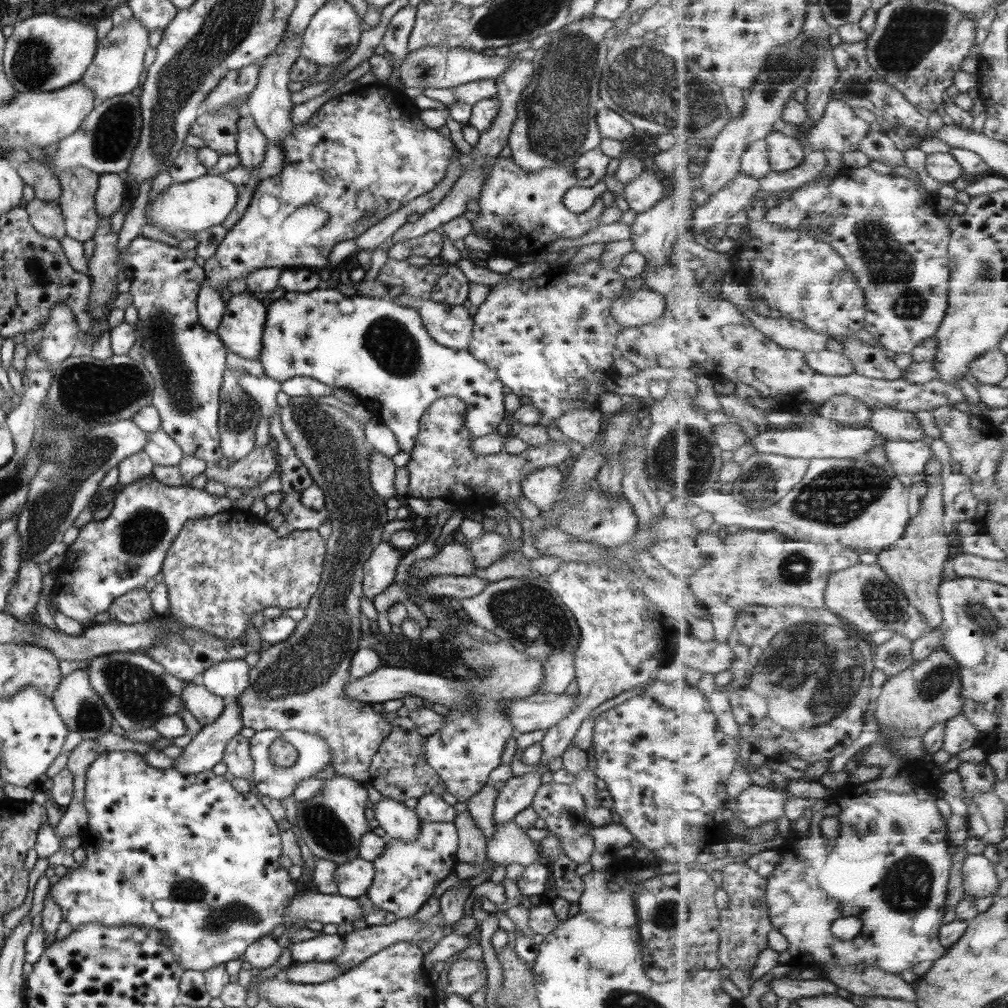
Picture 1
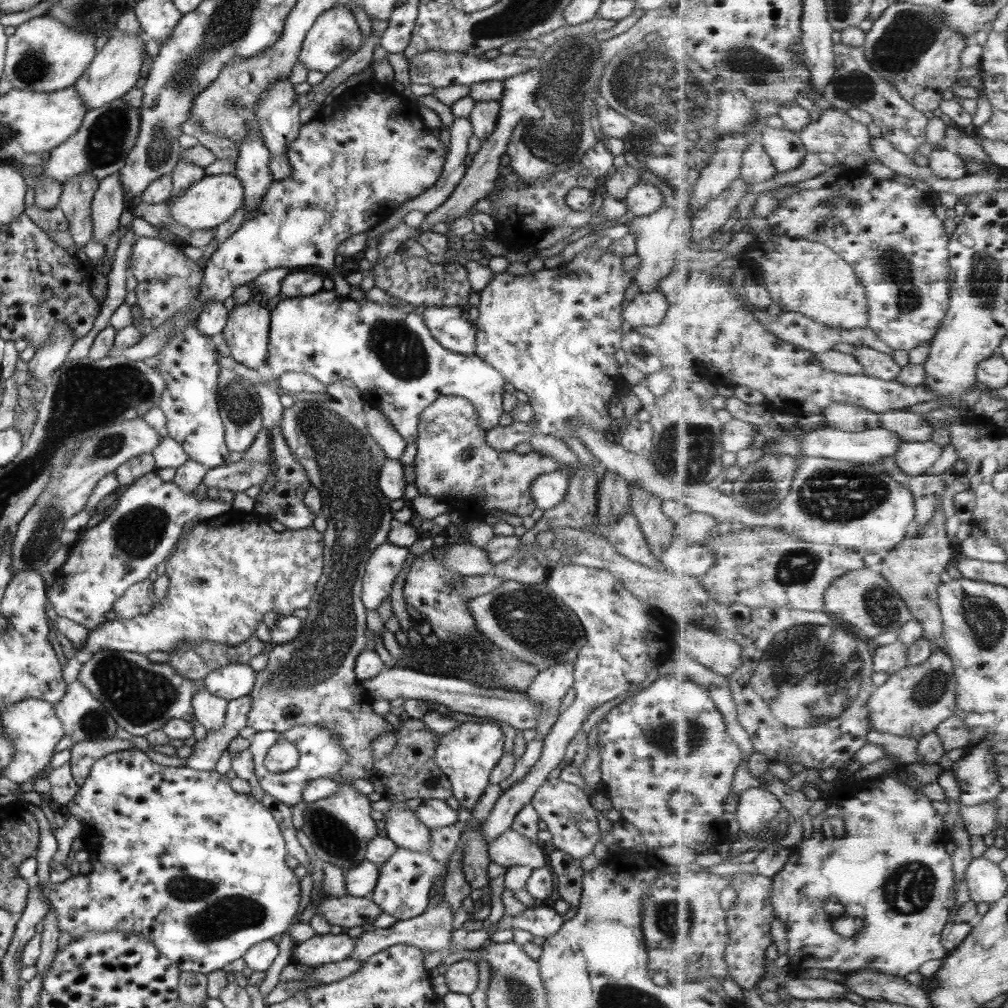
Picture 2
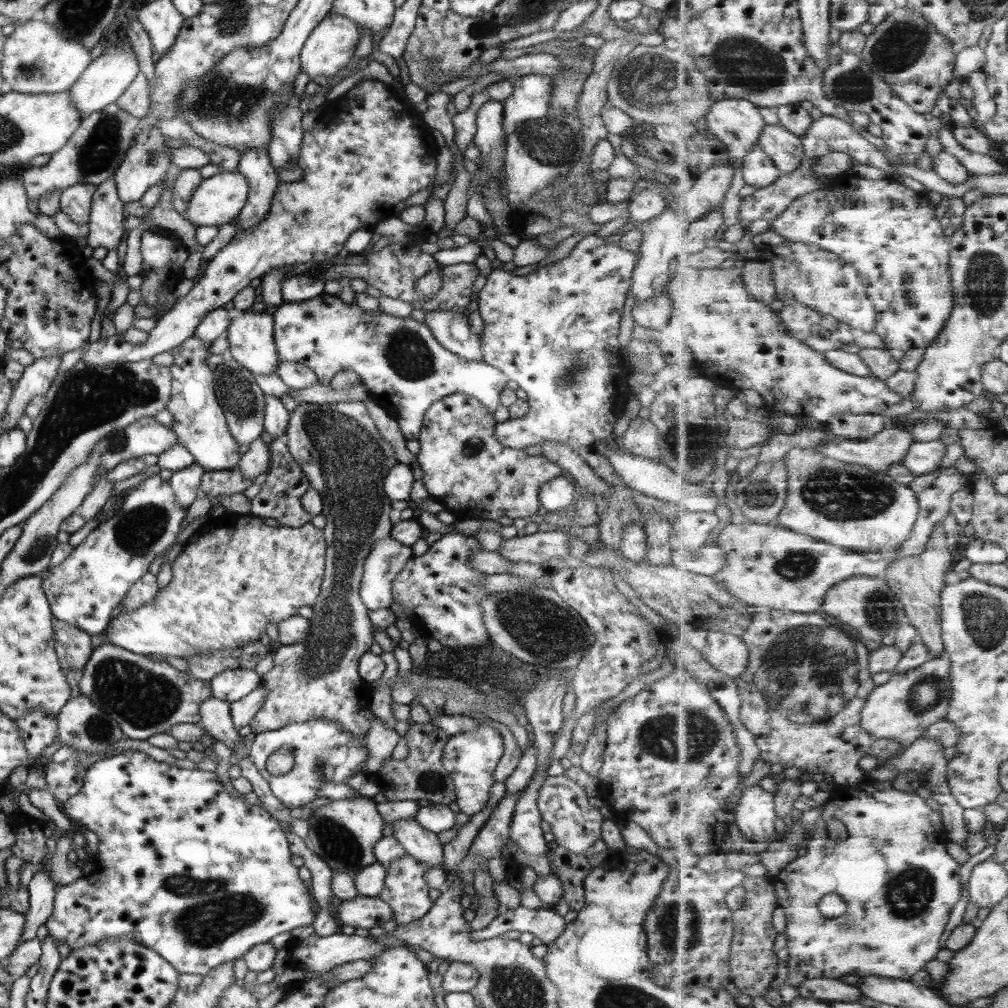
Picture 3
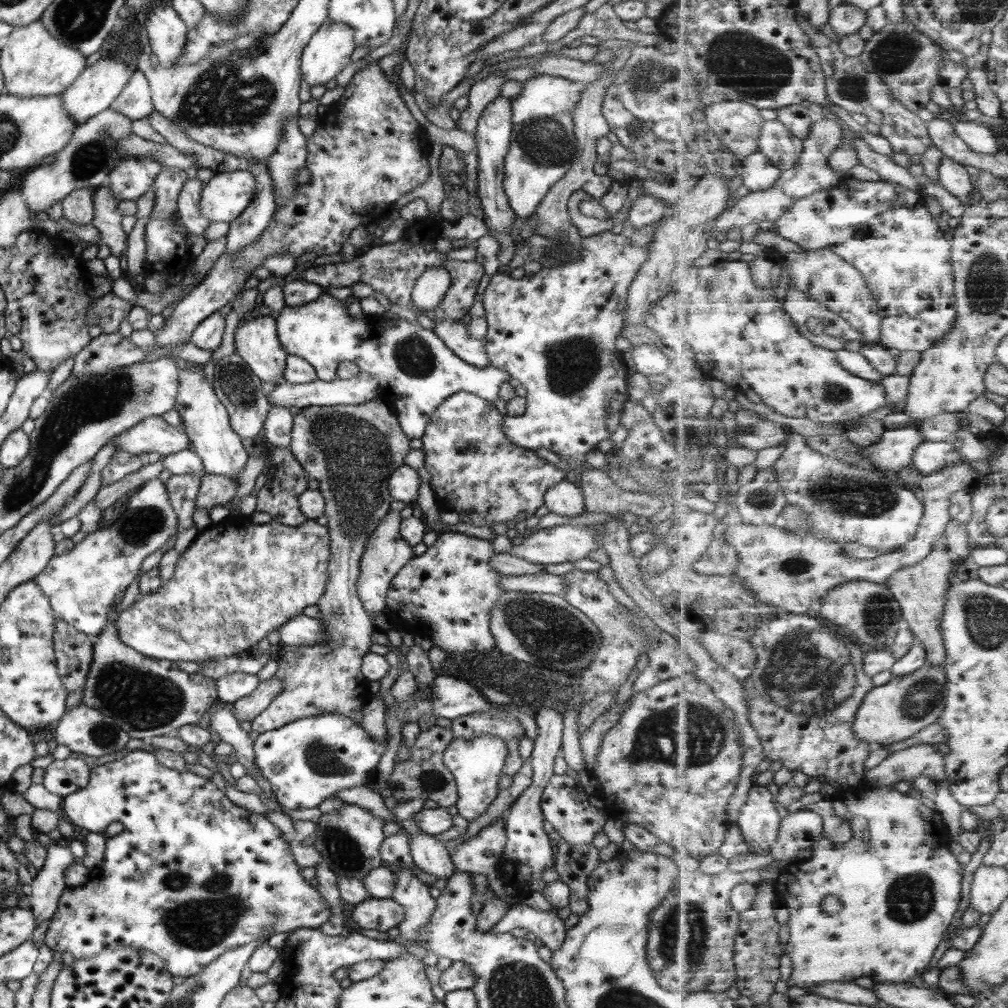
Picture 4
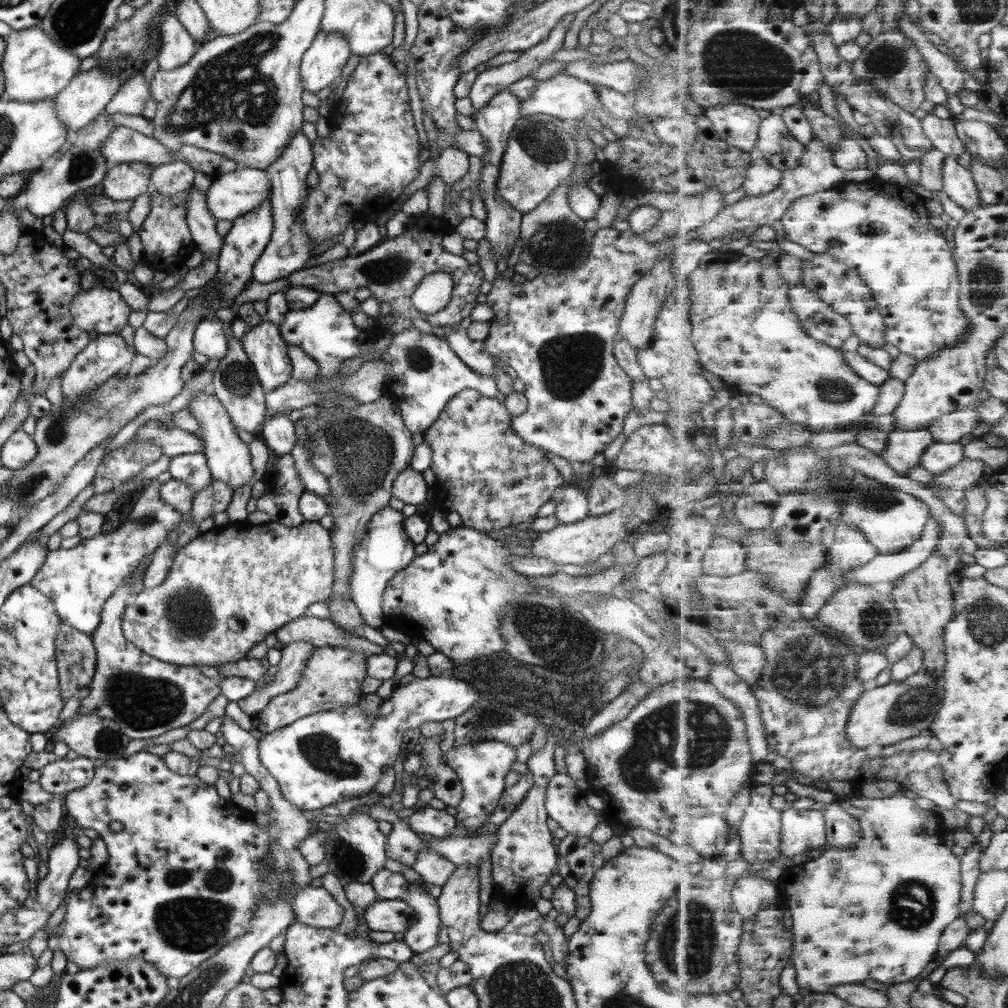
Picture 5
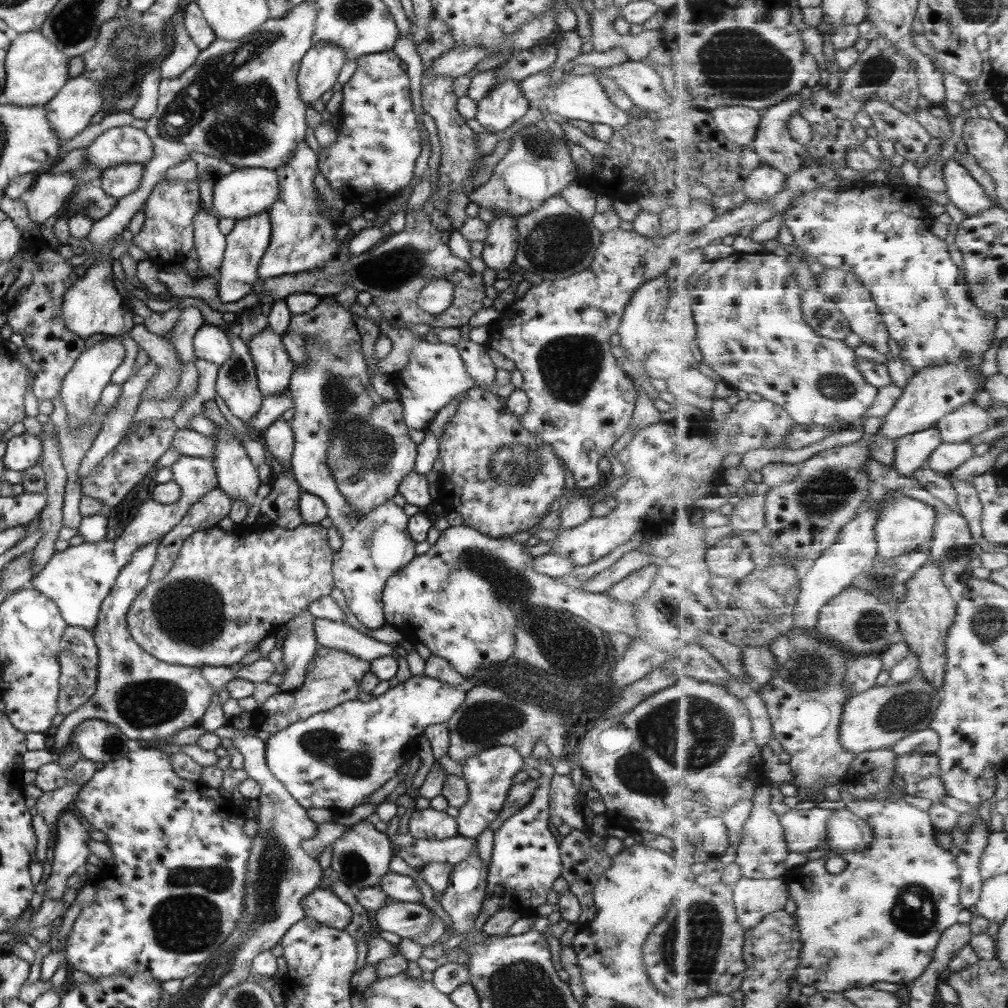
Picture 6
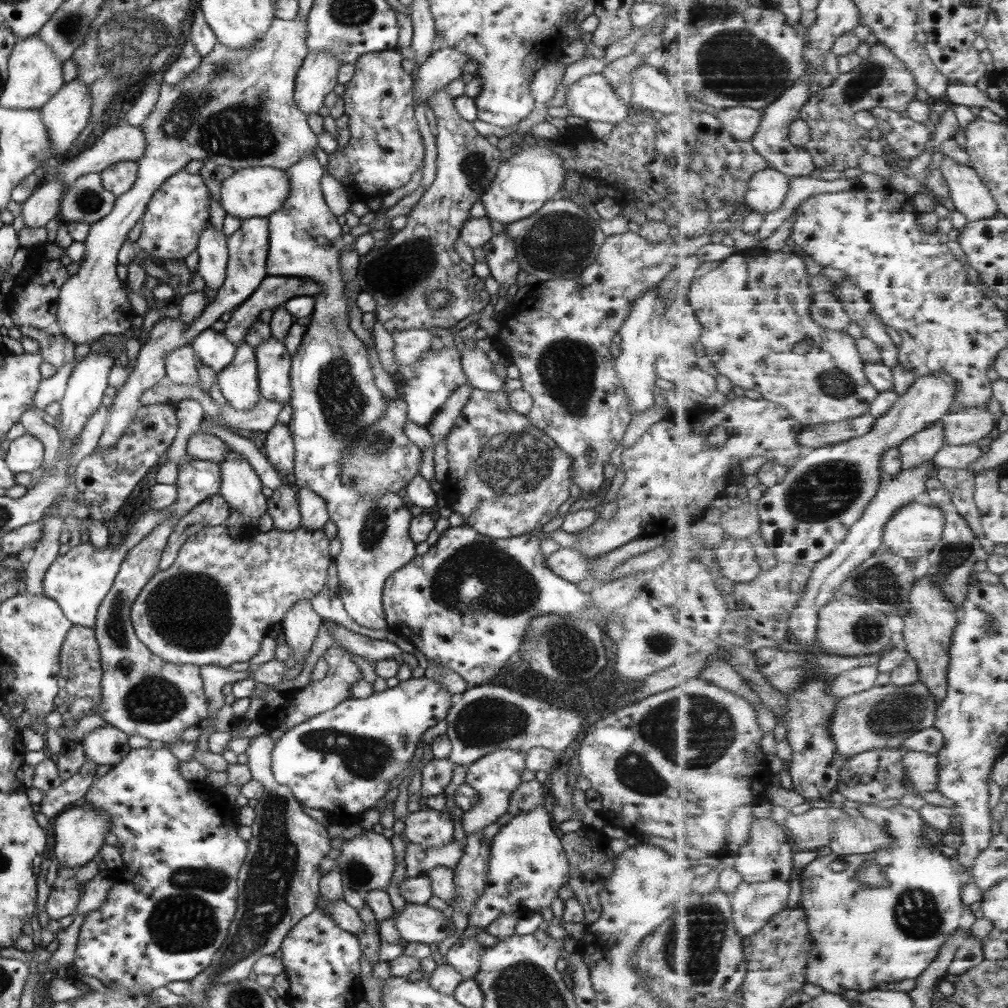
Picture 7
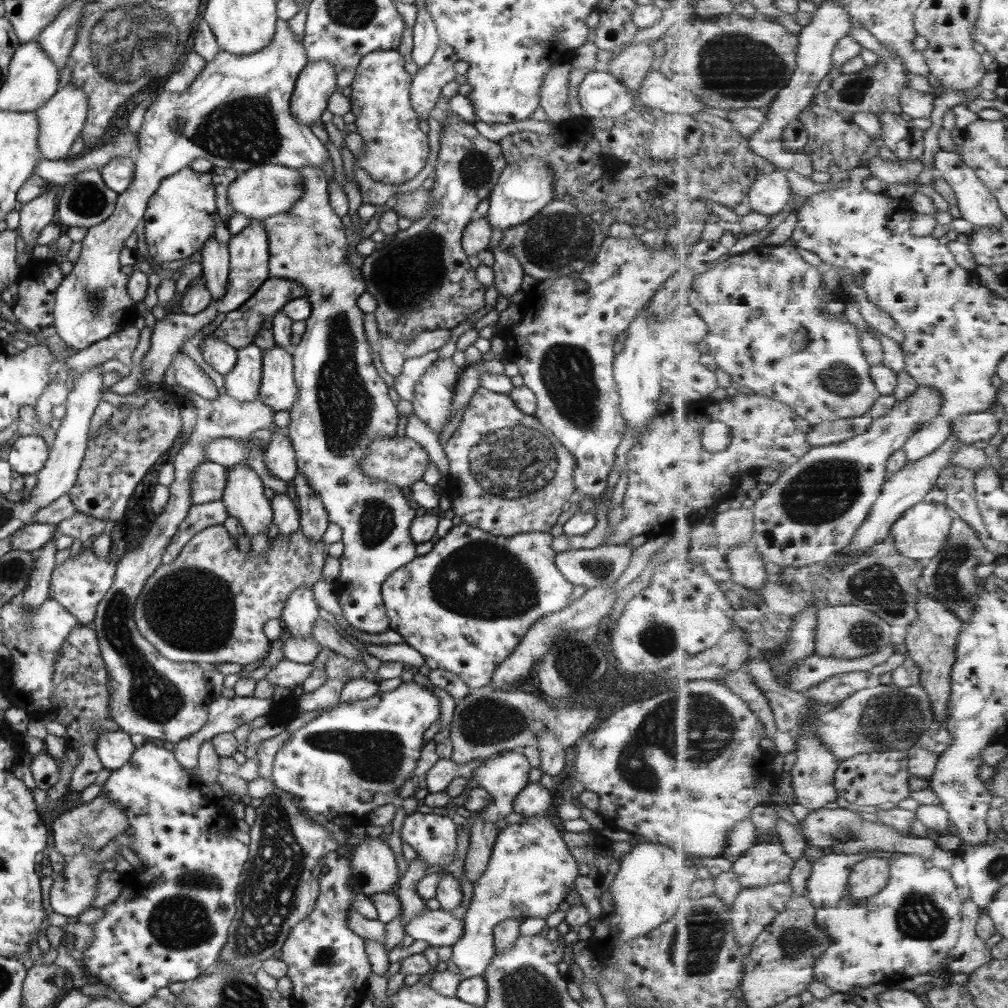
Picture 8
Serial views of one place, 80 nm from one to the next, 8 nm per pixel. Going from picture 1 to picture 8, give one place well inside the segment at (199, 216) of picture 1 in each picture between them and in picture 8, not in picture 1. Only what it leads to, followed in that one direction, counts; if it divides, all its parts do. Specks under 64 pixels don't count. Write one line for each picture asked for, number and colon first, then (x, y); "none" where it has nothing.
2: (211, 201)
3: (216, 200)
4: (223, 197)
5: (233, 194)
6: (245, 191)
7: (255, 192)
8: (260, 192)

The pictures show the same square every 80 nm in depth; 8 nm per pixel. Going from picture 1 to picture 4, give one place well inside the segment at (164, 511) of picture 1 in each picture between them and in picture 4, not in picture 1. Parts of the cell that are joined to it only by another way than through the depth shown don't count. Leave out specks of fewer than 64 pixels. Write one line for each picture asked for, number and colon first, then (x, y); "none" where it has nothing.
2: (124, 548)
3: (81, 591)
4: (81, 584)

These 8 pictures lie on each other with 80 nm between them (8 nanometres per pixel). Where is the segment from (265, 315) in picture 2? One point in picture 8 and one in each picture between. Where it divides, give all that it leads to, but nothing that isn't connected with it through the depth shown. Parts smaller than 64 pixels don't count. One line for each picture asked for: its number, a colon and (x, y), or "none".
3: (249, 335)
4: (255, 342)
5: (262, 344)
6: (273, 368)
7: (272, 360)
8: (277, 389)

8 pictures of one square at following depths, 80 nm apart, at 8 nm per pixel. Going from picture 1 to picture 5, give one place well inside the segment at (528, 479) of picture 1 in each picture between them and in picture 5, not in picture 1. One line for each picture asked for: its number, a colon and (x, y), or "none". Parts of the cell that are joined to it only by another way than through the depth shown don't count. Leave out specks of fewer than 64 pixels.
2: (547, 489)
3: (556, 493)
4: (564, 498)
5: (570, 504)

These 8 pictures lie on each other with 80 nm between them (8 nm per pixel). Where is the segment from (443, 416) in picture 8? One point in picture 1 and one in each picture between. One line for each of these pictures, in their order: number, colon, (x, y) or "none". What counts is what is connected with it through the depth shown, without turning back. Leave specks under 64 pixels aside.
1: (378, 350)
2: (390, 356)
3: (404, 369)
4: (414, 371)
5: (422, 372)
6: (434, 375)
7: (437, 374)

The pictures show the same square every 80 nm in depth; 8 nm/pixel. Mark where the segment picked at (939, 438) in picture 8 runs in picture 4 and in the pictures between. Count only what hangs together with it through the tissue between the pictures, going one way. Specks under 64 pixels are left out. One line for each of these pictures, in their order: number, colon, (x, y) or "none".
4: (895, 450)
5: (904, 452)
6: (914, 450)
7: (923, 446)

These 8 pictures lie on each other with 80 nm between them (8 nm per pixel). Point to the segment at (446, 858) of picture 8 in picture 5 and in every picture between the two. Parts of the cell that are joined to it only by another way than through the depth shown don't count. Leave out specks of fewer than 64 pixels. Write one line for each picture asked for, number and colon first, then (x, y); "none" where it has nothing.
5: (427, 820)
6: (429, 824)
7: (430, 828)

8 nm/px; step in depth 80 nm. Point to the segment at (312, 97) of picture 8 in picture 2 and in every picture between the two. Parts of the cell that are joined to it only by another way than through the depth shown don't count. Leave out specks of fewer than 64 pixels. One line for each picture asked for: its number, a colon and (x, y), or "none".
2: (334, 35)
3: (328, 47)
4: (327, 51)
5: (321, 63)
6: (319, 66)
7: (316, 76)

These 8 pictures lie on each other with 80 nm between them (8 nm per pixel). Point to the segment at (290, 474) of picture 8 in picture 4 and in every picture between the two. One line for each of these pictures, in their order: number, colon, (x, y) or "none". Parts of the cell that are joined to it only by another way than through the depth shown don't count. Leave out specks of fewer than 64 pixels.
4: (277, 424)
5: (277, 431)
6: (278, 437)
7: (279, 448)

